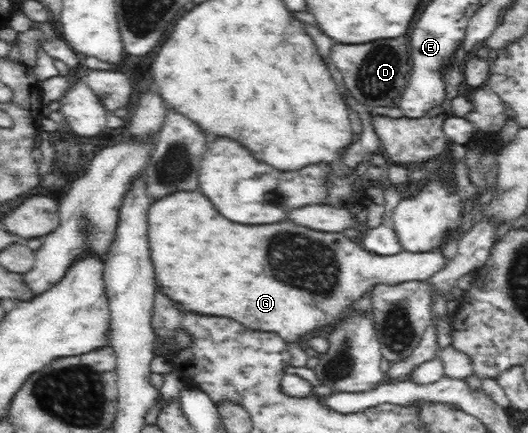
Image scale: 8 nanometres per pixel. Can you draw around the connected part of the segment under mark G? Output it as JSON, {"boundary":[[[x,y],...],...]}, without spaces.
{"boundary":[[[197,189],[196,191],[173,191],[172,194],[160,196],[159,199],[153,200],[148,209],[148,217],[146,218],[148,223],[148,238],[150,247],[150,259],[153,263],[155,280],[159,291],[171,300],[179,302],[183,306],[185,311],[193,311],[194,314],[199,315],[213,315],[213,316],[229,316],[237,322],[241,322],[244,327],[258,330],[258,331],[271,331],[276,332],[281,338],[285,340],[297,340],[301,336],[305,336],[307,332],[313,332],[321,326],[327,326],[327,324],[333,324],[335,320],[339,320],[343,314],[343,310],[353,304],[353,300],[357,300],[363,292],[367,290],[371,284],[375,282],[387,282],[390,287],[393,284],[401,284],[409,281],[423,281],[425,278],[431,278],[431,274],[435,275],[439,270],[445,266],[445,260],[443,259],[440,250],[436,250],[432,255],[427,258],[427,253],[413,253],[402,251],[394,255],[378,255],[375,253],[367,254],[367,251],[363,249],[359,243],[355,240],[351,242],[351,239],[345,238],[345,236],[338,232],[323,232],[308,228],[307,226],[300,226],[292,220],[281,220],[280,222],[273,224],[259,224],[259,225],[247,225],[233,223],[231,220],[225,219],[225,216],[218,212],[218,209],[210,202],[209,198],[206,198],[203,191]]]}

